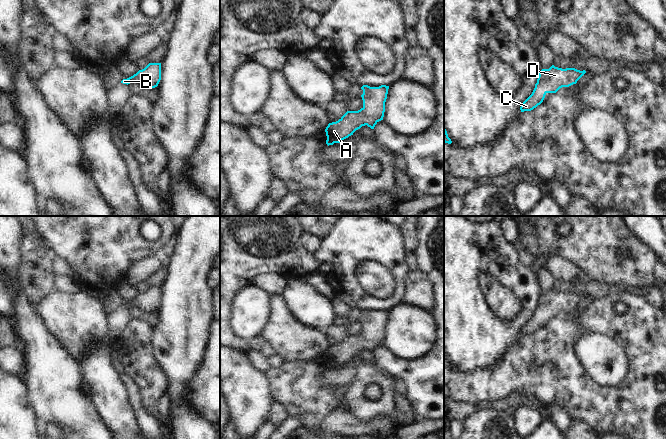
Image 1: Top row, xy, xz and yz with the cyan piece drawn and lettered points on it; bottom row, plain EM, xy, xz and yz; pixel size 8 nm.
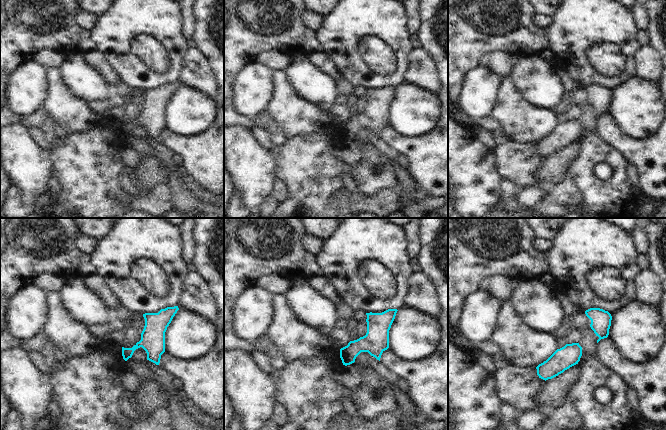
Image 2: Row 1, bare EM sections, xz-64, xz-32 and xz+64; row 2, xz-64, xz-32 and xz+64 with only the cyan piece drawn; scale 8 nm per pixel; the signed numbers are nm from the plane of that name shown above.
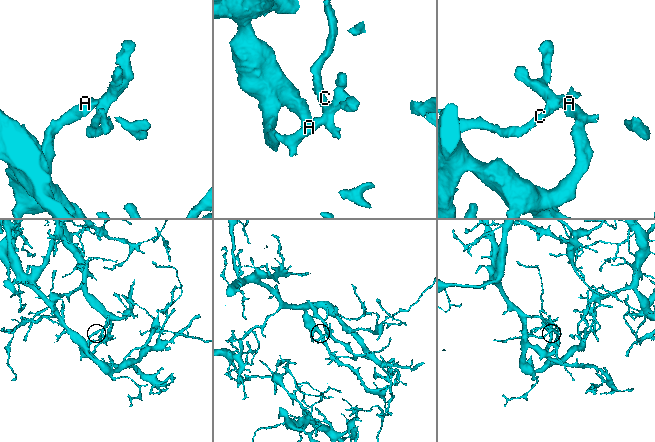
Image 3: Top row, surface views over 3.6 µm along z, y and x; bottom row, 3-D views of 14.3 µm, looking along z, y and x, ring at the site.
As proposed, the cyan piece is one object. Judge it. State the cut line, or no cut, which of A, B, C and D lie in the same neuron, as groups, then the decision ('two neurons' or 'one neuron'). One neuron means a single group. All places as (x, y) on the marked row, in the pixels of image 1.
no cut; A B C D; one neuron

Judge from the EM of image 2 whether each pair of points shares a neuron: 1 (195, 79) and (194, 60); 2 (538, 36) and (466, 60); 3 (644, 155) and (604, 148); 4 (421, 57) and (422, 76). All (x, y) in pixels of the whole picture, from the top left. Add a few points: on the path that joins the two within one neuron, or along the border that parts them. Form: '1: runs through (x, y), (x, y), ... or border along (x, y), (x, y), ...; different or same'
1: runs through (195, 74), (195, 65); same
2: runs through (520, 36), (494, 36), (489, 37), (484, 42); same
3: border along (599, 135), (627, 160); different
4: runs through (421, 62), (421, 71); same

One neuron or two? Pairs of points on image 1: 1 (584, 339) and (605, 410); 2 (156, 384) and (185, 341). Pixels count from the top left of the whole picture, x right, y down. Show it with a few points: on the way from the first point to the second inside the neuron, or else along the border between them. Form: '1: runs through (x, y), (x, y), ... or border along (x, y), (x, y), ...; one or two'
1: border along (582, 365), (602, 386), (621, 383); two
2: border along (153, 352), (156, 363), (166, 377), (165, 392); two

